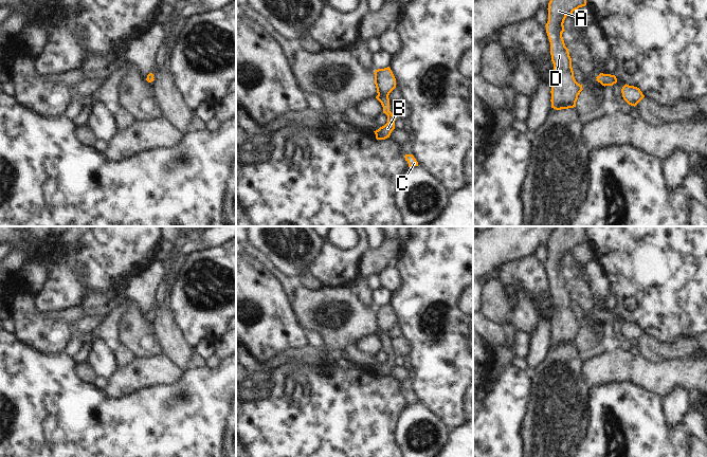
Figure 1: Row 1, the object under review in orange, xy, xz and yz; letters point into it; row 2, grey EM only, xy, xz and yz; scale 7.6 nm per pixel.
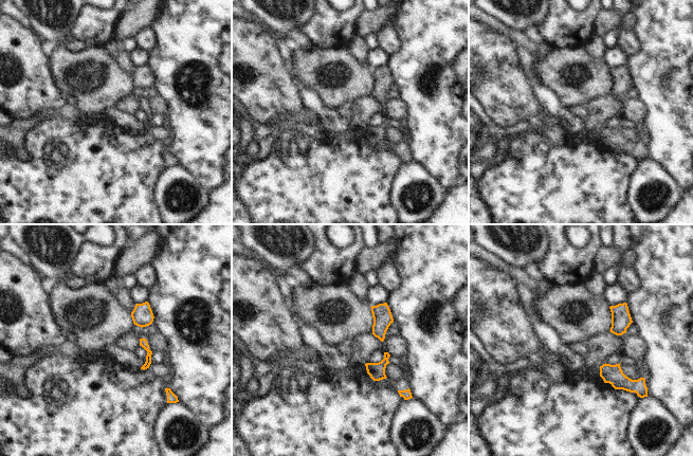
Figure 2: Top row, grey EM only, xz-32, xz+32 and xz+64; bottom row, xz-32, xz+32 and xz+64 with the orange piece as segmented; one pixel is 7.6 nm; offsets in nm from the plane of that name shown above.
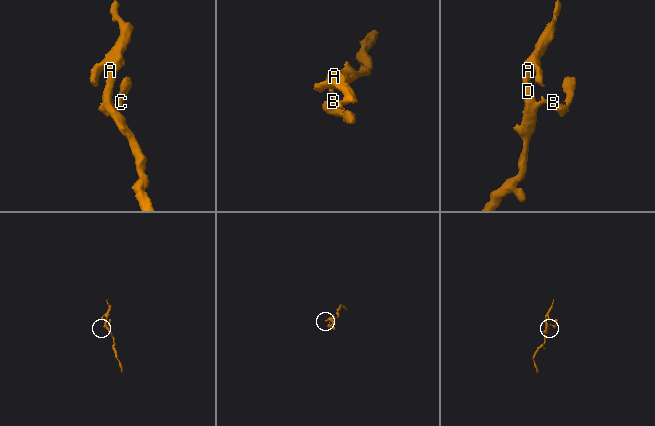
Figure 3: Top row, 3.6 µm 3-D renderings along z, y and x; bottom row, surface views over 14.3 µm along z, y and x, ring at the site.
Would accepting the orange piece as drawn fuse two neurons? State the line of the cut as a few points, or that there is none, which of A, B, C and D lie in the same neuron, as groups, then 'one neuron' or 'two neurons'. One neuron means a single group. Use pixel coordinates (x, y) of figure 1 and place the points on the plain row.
cut none; groups A B C D; one neuron

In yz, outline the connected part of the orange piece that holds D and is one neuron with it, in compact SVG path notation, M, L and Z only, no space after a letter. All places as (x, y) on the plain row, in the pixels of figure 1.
M558 226L548 240L548 258L545 263L554 300L550 339L551 345L556 347L576 344L578 332L583 327L574 314L572 295L562 270L565 268L563 260L566 253L585 242L585 226Z

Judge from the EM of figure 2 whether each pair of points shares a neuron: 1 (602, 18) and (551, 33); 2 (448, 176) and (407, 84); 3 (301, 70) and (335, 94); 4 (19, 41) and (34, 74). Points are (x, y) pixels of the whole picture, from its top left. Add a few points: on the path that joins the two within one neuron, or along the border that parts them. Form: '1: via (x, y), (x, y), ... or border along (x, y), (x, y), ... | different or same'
1: border along (600, 11), (595, 19), (594, 34) | different
2: via (438, 152), (436, 148), (434, 110), (431, 107) | same
3: via (309, 75), (320, 86), (327, 88) | same
4: via (19, 50), (19, 59), (25, 66) | same

